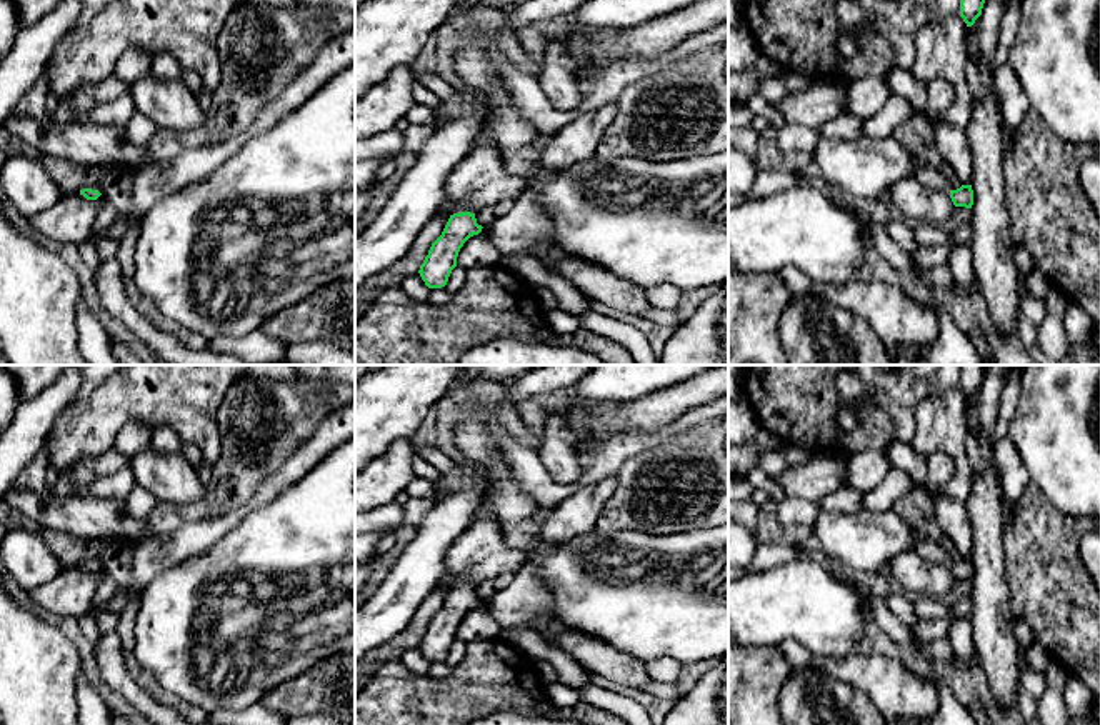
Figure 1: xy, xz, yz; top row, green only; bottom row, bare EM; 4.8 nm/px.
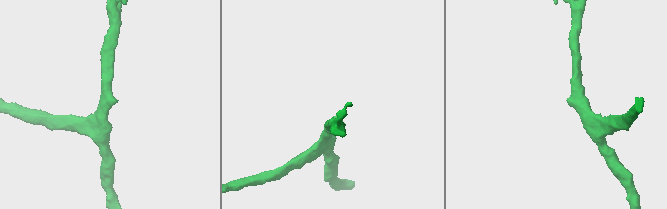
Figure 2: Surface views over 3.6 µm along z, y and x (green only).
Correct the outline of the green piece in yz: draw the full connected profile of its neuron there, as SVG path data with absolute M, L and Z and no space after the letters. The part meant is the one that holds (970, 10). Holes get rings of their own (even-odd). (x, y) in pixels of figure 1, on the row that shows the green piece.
M960 0L960 17L972 27L975 20L982 15L985 0Z

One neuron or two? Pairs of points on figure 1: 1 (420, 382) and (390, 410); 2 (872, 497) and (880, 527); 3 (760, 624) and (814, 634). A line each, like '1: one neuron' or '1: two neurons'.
1: one neuron
2: two neurons
3: one neuron

